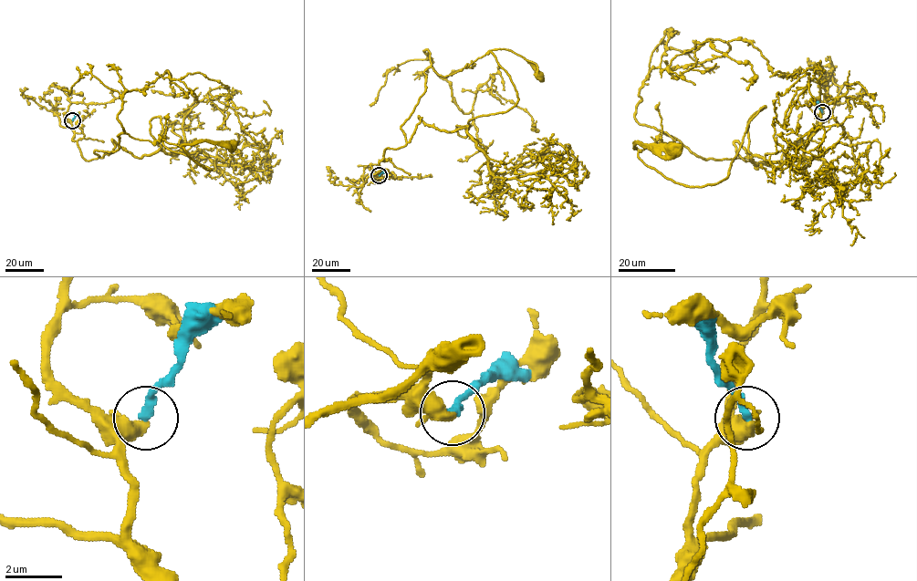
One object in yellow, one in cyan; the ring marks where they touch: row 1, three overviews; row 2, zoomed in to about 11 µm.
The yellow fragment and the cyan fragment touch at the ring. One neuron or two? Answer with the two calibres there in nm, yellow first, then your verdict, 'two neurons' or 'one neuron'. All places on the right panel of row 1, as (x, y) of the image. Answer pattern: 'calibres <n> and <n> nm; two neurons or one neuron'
calibres 360 and 280 nm; two neurons

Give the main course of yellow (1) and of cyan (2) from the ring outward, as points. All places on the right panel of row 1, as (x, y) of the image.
1: (822, 112), (783, 172), (700, 158), (666, 132), (666, 146), (633, 146), (674, 149)
2: (822, 112), (818, 101)

